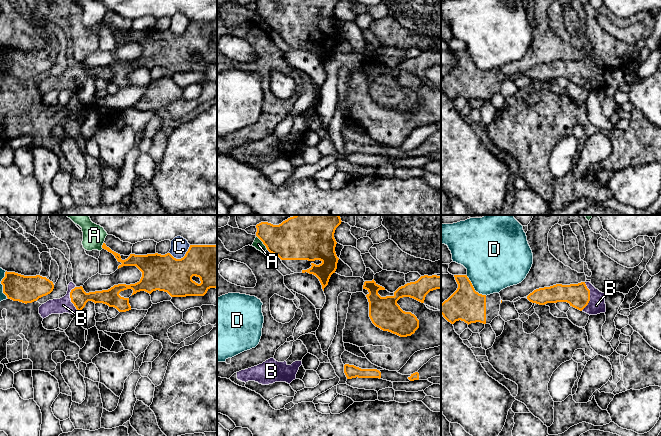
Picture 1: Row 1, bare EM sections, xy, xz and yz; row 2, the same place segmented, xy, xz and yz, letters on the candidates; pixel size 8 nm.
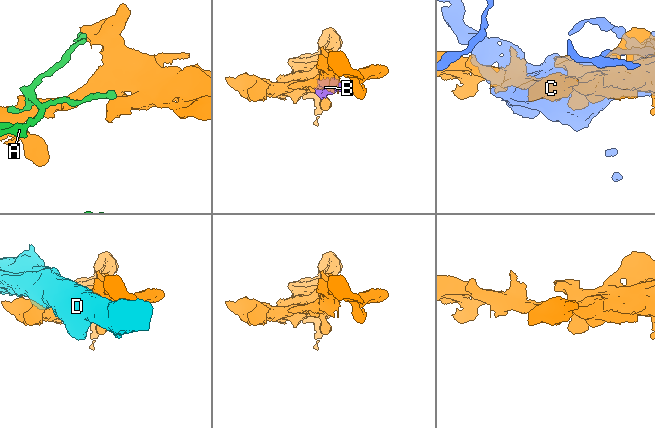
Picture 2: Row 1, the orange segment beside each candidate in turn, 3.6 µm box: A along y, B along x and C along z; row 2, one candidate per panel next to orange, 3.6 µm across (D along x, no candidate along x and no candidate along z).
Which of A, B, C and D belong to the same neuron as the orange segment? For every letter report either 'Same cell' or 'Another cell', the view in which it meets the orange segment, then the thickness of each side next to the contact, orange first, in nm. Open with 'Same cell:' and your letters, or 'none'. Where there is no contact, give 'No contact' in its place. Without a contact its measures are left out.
Same cell: B
A: Another cell. Touches orange in xz. Thickness 320 nm (orange) against 80 nm
B: Same cell. Touches orange in yz. Thickness 190 nm (orange) against 140 nm
C: Another cell. Touches orange in xy. Thickness 300 nm (orange) against 140 nm
D: Another cell. Touches orange in yz. Thickness 260 nm (orange) against 420 nm

